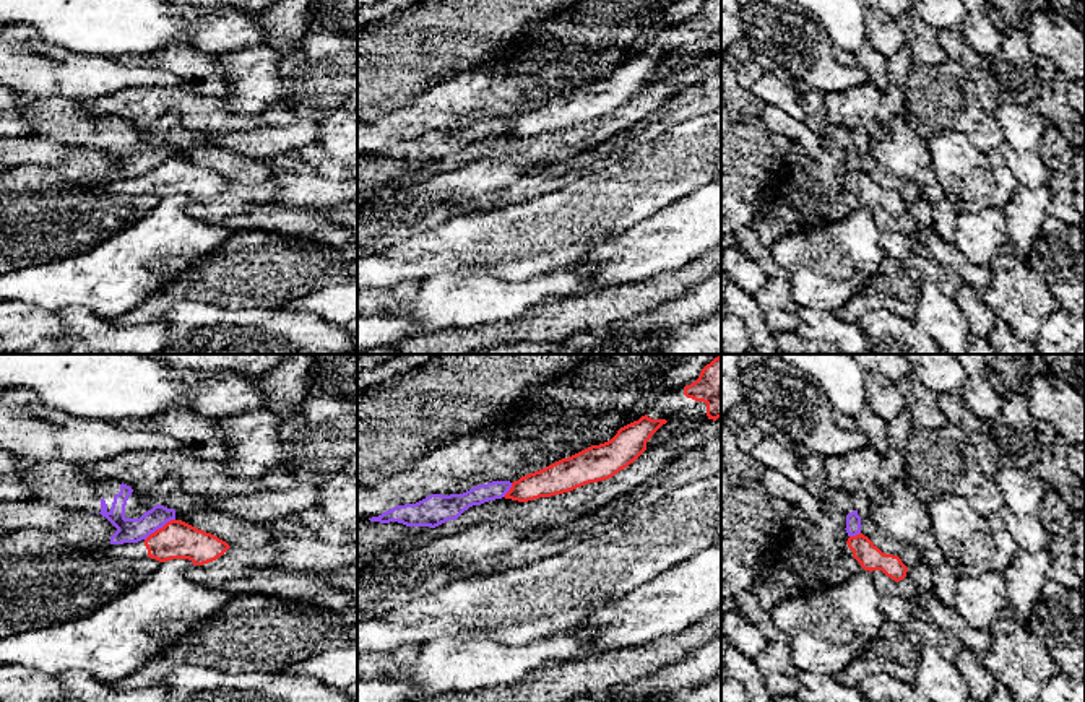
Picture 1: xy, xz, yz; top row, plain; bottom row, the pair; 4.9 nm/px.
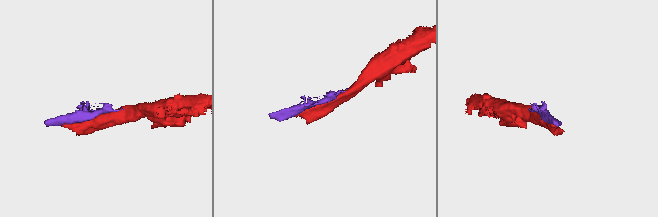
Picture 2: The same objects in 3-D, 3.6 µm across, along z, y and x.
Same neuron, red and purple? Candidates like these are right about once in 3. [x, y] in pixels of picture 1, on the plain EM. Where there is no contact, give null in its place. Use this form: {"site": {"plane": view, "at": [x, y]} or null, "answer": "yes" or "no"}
{"site": {"plane": "xy", "at": [159, 164]}, "answer": "no"}

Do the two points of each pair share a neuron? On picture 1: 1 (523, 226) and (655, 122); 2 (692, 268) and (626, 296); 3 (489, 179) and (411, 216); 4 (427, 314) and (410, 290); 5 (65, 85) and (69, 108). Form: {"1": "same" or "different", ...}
{"1": "different", "2": "same", "3": "same", "4": "different", "5": "different"}

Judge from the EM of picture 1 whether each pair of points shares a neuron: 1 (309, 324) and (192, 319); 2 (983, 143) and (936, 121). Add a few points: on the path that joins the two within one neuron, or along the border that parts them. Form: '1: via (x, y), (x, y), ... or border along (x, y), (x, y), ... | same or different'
1: via (280, 324), (221, 319) | same
2: via (973, 130), (963, 121), (949, 121) | same

